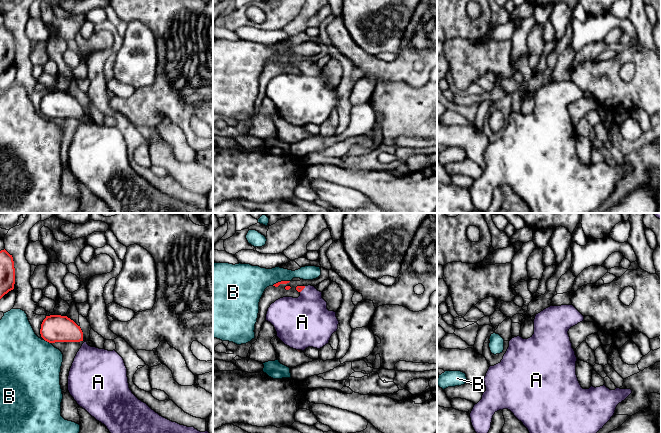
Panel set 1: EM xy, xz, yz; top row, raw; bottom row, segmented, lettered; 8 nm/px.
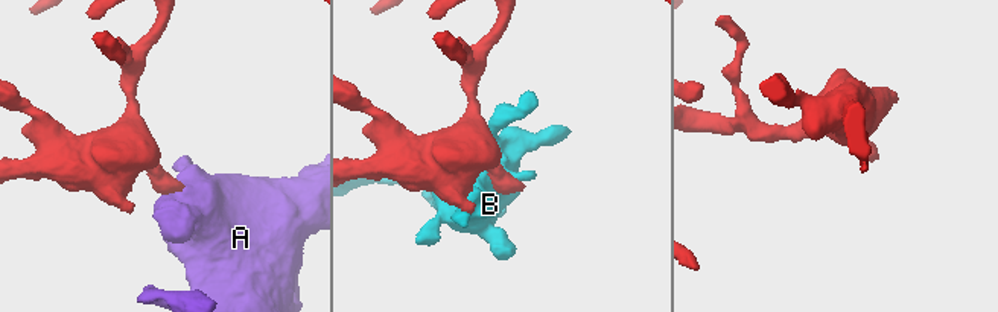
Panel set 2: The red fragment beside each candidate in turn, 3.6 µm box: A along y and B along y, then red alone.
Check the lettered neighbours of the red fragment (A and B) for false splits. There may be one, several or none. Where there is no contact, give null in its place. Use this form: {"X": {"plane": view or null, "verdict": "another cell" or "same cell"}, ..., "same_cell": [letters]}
{"A": {"plane": "xz", "verdict": "same cell"}, "B": {"plane": "xy", "verdict": "another cell"}, "same_cell": ["A"]}

